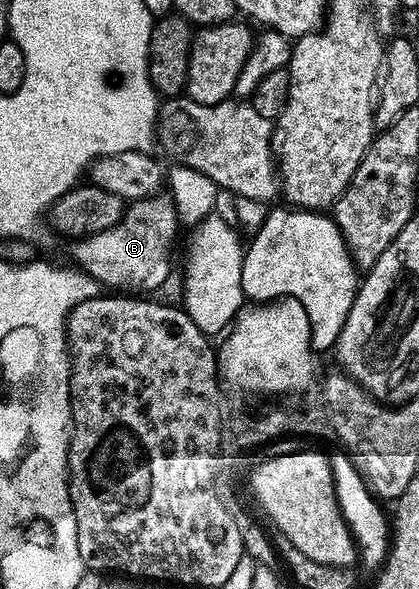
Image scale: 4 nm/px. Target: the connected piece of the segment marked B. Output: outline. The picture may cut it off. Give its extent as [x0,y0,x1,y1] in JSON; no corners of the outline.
[72,193,181,292]

